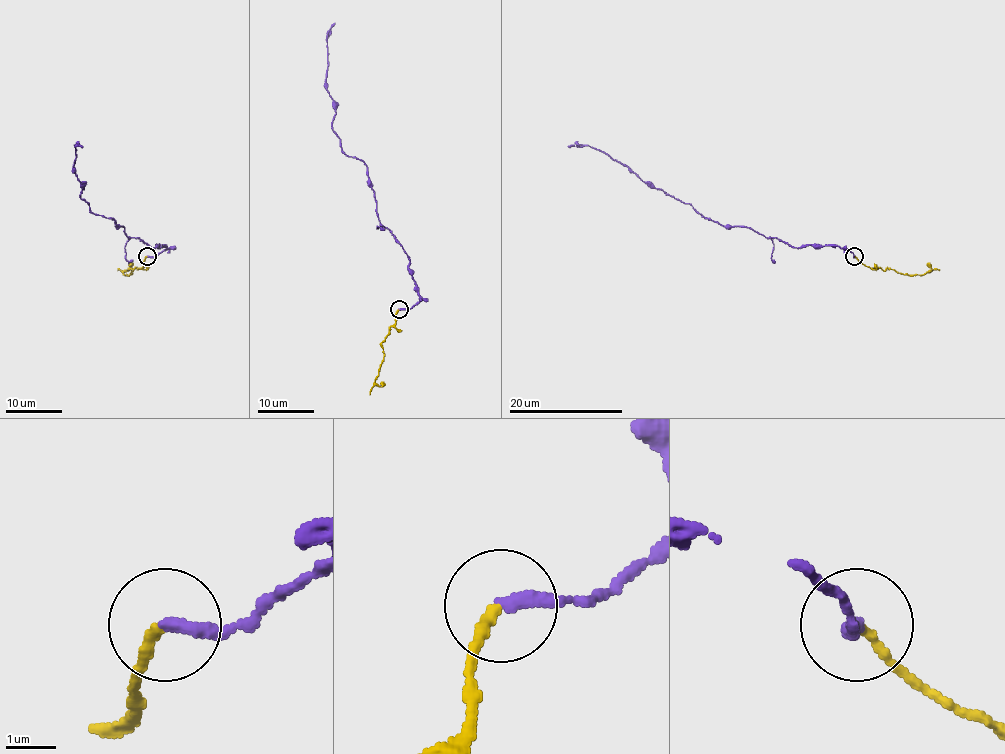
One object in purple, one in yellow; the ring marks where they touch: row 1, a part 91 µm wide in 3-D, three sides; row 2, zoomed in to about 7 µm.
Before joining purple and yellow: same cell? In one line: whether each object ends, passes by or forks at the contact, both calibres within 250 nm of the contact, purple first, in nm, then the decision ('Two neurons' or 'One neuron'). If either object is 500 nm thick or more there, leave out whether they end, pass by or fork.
At the ring purple ends. At the ring yellow ends. Thickness 280 nm (purple) against 190 nm. One neuron

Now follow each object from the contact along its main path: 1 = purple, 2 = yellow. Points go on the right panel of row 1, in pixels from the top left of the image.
1: (855, 256), (845, 248), (794, 248), (745, 227), (724, 227), (649, 187), (602, 151), (568, 147)
2: (855, 256), (870, 268), (911, 275), (924, 275), (931, 268), (927, 262)

